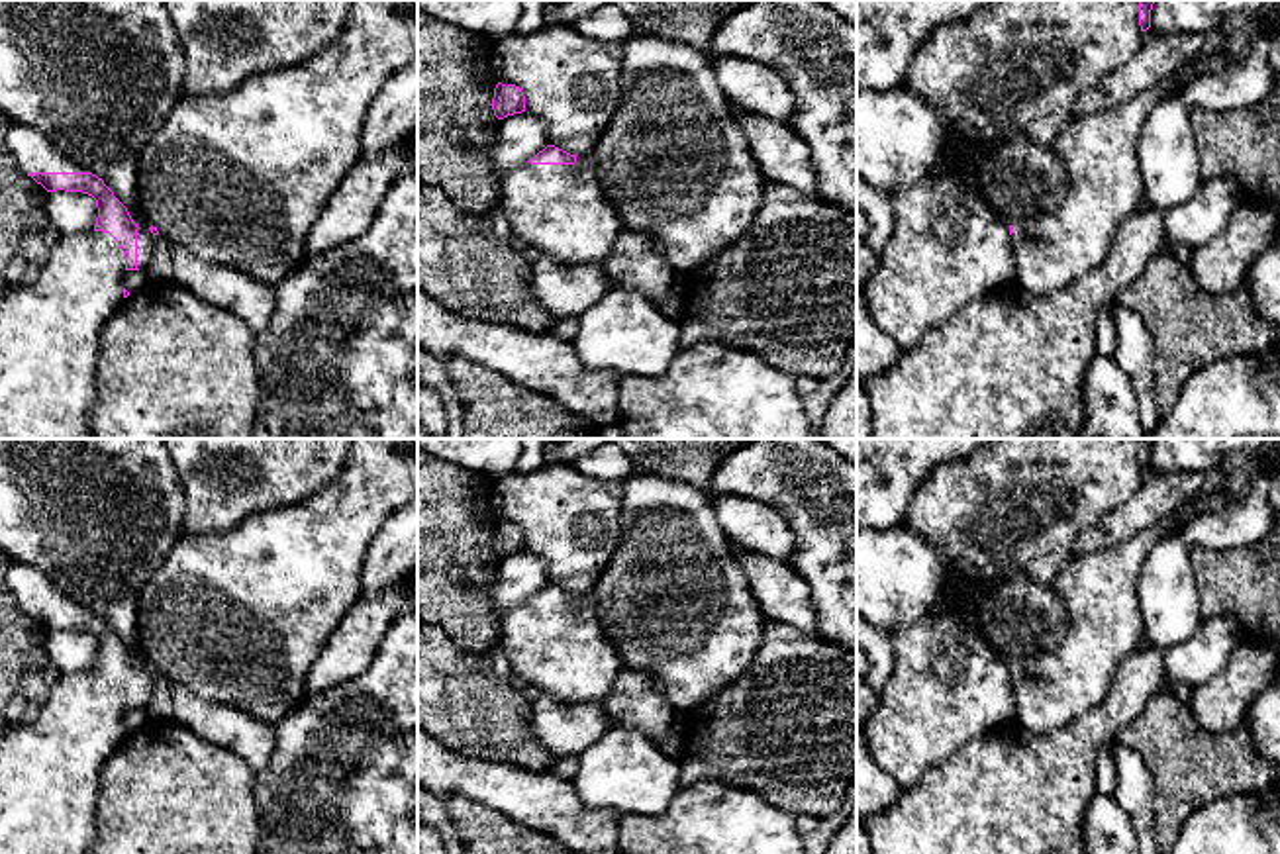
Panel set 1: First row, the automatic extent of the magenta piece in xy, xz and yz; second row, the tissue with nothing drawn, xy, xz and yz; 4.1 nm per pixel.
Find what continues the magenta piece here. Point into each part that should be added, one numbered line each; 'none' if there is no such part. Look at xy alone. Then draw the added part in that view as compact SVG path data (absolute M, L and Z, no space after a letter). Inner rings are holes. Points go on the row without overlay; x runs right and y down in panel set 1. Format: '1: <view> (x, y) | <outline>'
1: xy (34, 590) | M12 562L6 582L18 601L27 611L86 611L73 601L57 584L39 568L24 562Z

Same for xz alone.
1: xz (561, 649) | M578 593L574 603L514 605L500 617L500 640L517 684L535 686L566 705L604 703L621 670L590 593Z

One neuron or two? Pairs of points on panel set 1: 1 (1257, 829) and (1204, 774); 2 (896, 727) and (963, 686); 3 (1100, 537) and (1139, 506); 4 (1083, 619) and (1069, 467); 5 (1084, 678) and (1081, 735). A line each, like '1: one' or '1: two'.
1: two
2: one
3: one
4: two
5: two

